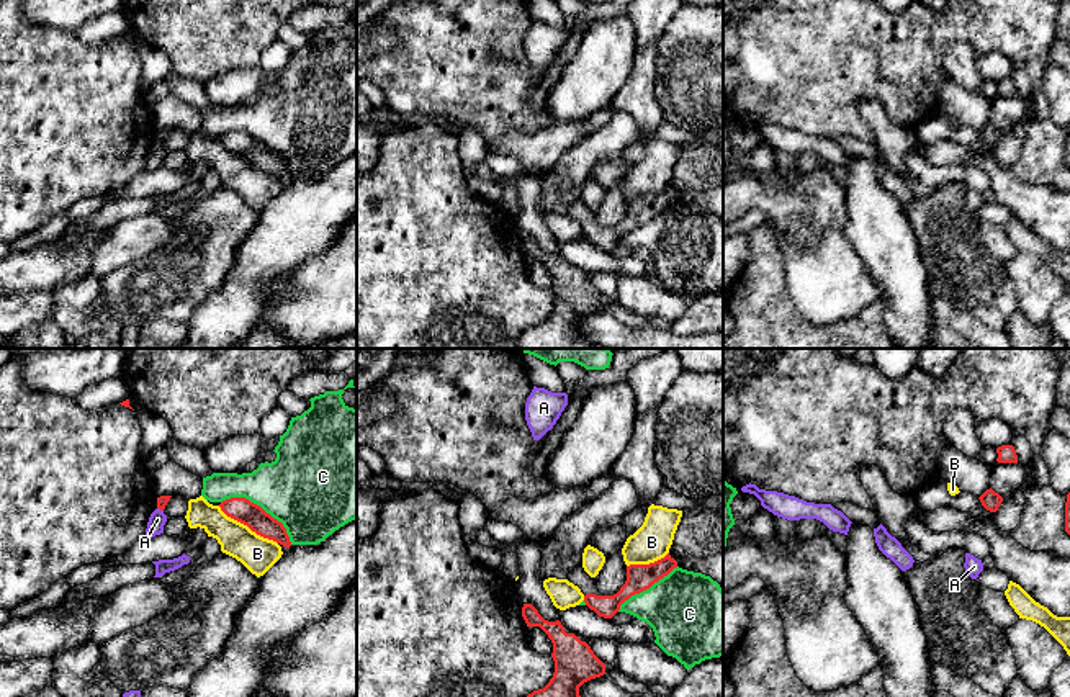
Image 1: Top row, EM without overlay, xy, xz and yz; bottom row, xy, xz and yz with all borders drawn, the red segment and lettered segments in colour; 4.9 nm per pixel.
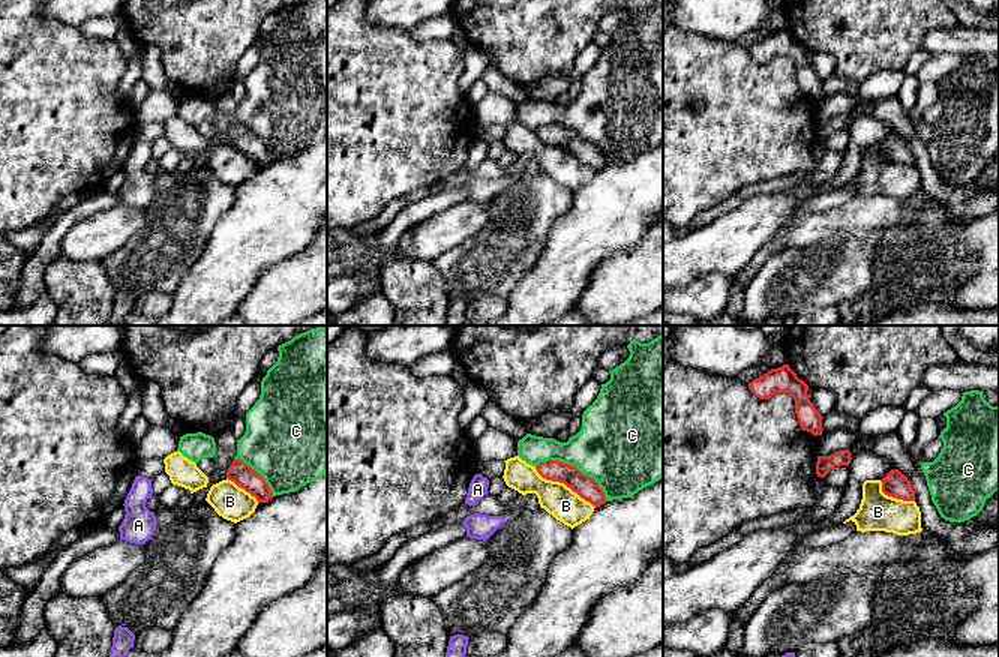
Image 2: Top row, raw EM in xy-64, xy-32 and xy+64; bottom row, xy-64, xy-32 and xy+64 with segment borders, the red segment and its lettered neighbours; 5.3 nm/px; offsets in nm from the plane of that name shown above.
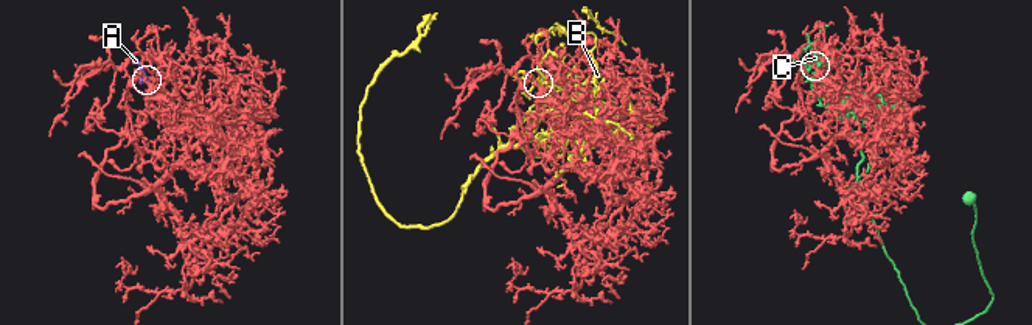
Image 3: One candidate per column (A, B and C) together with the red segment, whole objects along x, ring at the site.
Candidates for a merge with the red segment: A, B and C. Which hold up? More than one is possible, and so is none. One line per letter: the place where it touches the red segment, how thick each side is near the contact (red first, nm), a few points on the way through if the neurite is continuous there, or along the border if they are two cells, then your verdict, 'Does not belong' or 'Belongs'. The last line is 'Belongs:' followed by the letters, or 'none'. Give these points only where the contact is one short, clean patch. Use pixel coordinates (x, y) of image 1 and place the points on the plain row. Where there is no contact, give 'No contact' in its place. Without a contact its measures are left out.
A: Touches red at xy (161, 143). Thickness 50 nm (red) against 90 nm. Boundary: xy (157, 141), (162, 144). Does not belong
B: Touches red at xy (247, 159). Thickness 120 nm (red) against 170 nm. Does not belong
C: Touches red at xy (260, 141). Thickness 120 nm (red) against 420 nm. Does not belong
Belongs: none

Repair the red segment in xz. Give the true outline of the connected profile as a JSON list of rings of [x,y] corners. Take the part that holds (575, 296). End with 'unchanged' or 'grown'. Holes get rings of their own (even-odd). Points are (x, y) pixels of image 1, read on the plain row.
[[[524,237],[527,260],[540,260],[553,277],[555,306],[550,316],[528,327],[519,339],[519,348],[591,348],[579,321],[605,308],[605,298],[586,275],[566,267],[560,254],[548,255],[532,237]]]; unchanged

